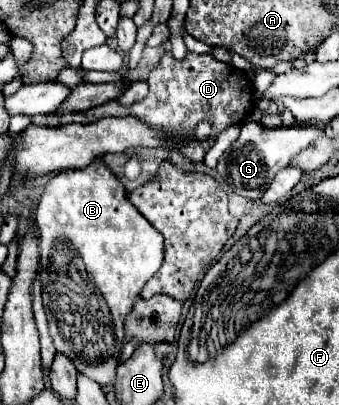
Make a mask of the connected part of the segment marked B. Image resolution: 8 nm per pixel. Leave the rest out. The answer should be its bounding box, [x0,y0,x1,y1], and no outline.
[37,158,163,386]

